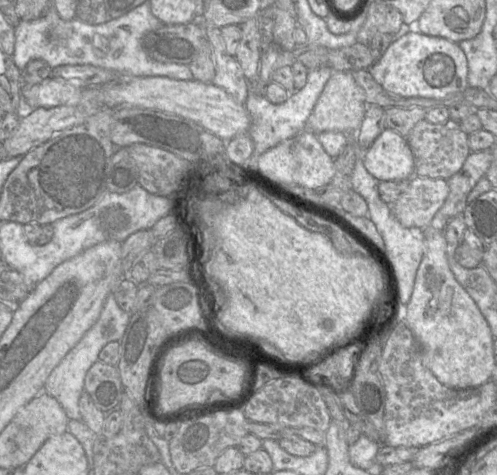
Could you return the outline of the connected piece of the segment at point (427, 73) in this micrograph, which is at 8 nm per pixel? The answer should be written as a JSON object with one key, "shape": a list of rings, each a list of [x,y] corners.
{"shape":[[[405,24],[401,34],[368,70],[386,91],[402,97],[443,99],[469,87],[467,58],[456,42],[423,34]]]}

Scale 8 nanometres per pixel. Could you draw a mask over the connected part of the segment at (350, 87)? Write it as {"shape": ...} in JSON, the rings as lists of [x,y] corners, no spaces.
{"shape":[[[333,71],[307,120],[306,130],[315,134],[324,131],[356,134],[365,115],[366,107],[364,90],[356,83],[352,72]]]}

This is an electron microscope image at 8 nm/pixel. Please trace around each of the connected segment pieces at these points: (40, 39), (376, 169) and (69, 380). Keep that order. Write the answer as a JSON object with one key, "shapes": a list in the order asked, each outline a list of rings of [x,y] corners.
{"shapes":[[[[145,1],[116,19],[98,25],[85,23],[78,18],[65,21],[59,17],[54,5],[50,3],[44,15],[30,21],[20,20],[14,28],[15,46],[11,58],[20,71],[25,68],[30,60],[41,59],[47,62],[51,68],[62,65],[92,65],[112,70],[122,78],[161,76],[175,80],[194,80],[188,65],[161,63],[151,59],[143,51],[141,47],[142,36],[149,31],[158,29],[161,25],[161,21],[150,11],[149,1]]],[[[387,127],[365,150],[363,161],[378,182],[409,180],[415,175],[414,157],[406,137]]],[[[110,292],[96,323],[84,334],[77,345],[67,353],[49,375],[44,385],[44,392],[54,397],[60,403],[69,420],[81,420],[79,399],[84,391],[86,373],[95,362],[99,361],[98,355],[106,344],[121,340],[129,320],[130,314],[124,312],[118,306],[113,293]]]]}

